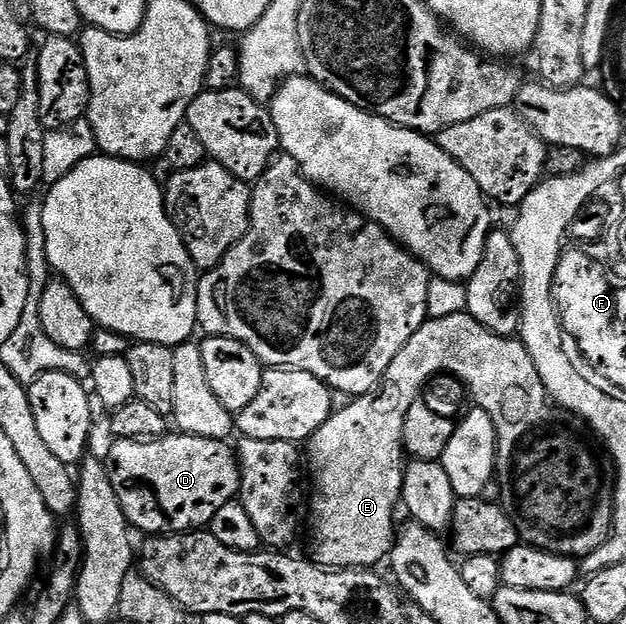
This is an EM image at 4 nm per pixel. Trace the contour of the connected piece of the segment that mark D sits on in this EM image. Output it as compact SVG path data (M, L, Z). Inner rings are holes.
M168 433L159 436L158 439L115 439L112 444L112 447L107 451L107 455L105 454L109 481L113 484L113 490L117 492L117 501L121 501L121 509L125 513L127 522L131 524L136 532L153 526L155 523L155 515L161 514L162 511L164 517L167 518L168 525L171 526L168 528L172 532L186 533L188 531L206 528L213 521L217 509L221 509L221 505L232 502L239 494L239 460L230 442L222 439L210 439L209 437L197 437L196 435Z

